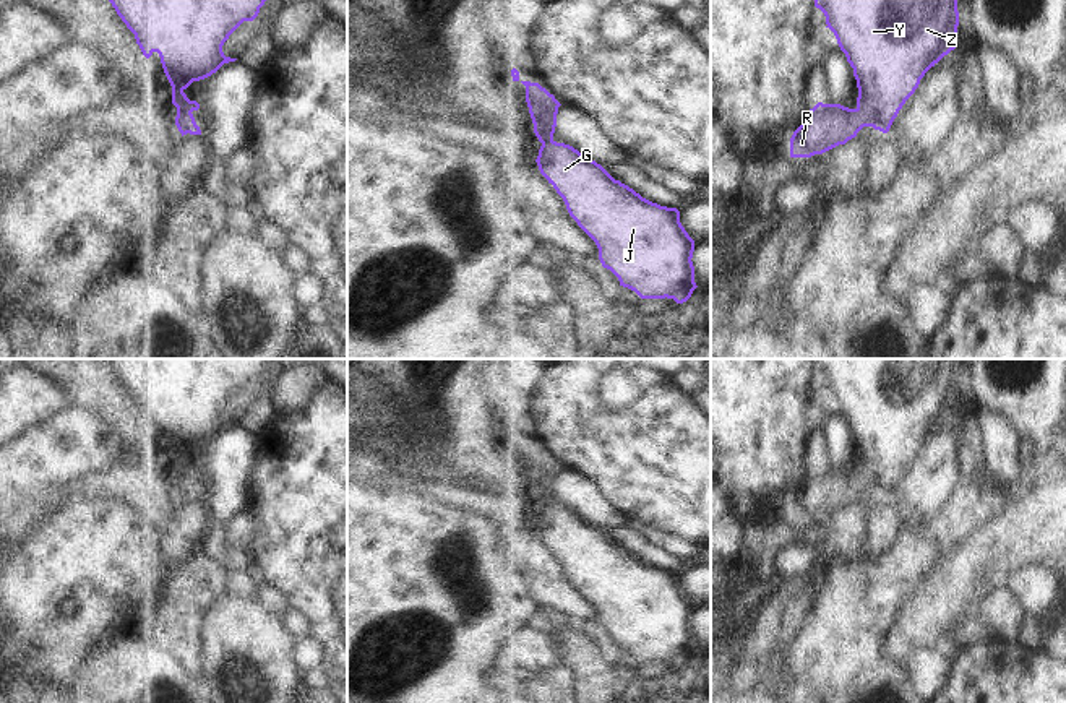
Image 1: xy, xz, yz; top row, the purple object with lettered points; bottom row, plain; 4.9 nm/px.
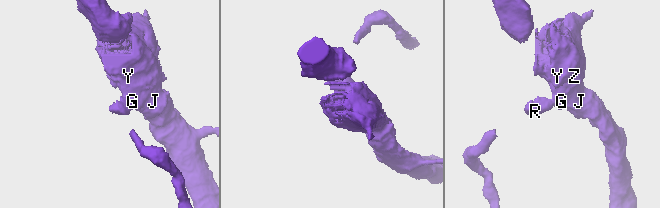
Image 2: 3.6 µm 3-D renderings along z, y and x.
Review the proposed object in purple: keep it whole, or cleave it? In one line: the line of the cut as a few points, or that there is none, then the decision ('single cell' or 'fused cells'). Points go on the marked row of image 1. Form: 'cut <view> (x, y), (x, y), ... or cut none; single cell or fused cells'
cut none; single cell

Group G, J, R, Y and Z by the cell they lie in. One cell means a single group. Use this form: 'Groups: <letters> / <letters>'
Groups: G J R Y Z

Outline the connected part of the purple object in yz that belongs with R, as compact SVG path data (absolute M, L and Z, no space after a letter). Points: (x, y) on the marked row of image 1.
M815 0L853 68L857 107L818 102L790 138L790 157L823 154L863 127L888 133L925 73L956 49L957 0Z

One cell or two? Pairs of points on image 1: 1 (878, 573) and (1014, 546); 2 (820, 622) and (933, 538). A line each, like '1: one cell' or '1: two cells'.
1: two cells
2: one cell

